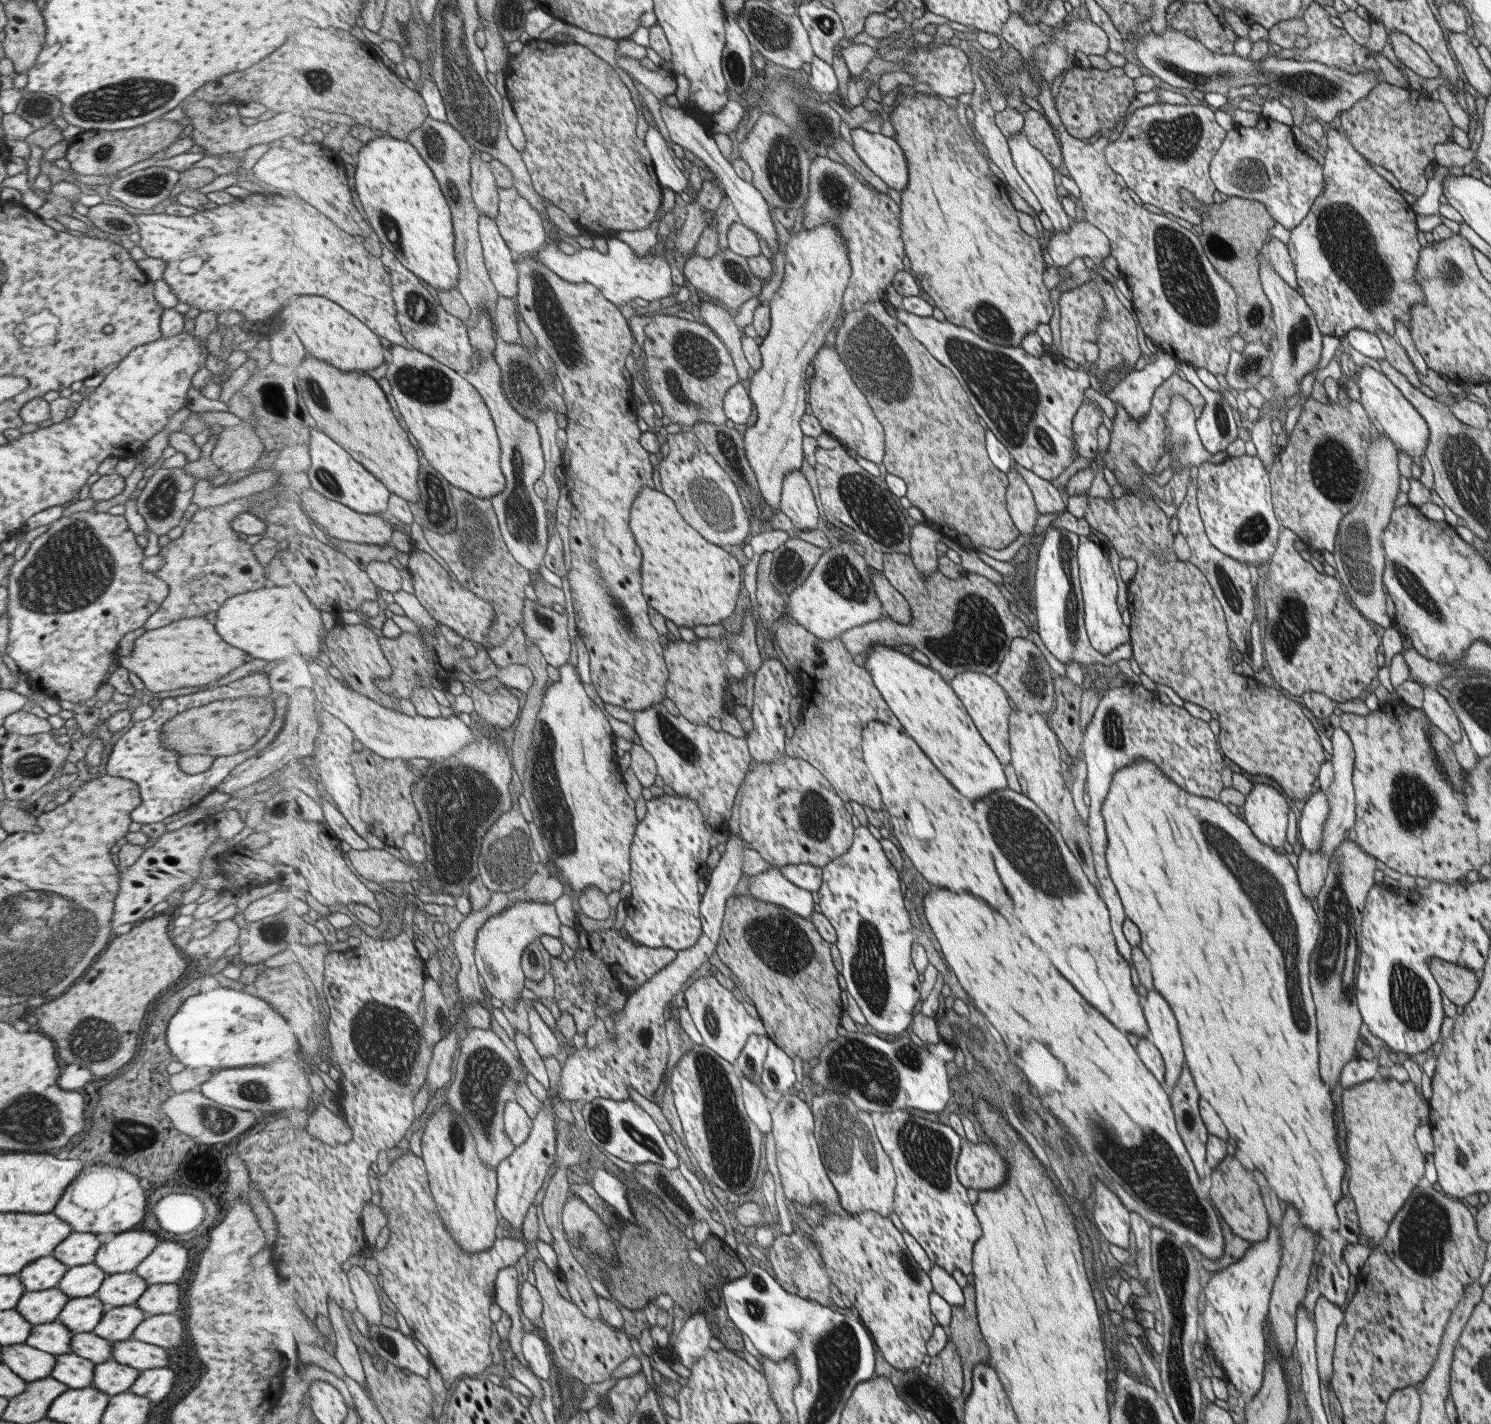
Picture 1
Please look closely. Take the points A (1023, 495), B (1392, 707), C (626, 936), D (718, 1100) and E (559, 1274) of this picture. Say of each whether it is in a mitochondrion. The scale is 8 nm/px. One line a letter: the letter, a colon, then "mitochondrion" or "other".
A: other
B: other
C: other
D: mitochondrion
E: other

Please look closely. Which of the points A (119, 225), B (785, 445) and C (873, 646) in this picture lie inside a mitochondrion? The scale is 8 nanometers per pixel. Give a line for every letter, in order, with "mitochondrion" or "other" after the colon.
A: other
B: other
C: other

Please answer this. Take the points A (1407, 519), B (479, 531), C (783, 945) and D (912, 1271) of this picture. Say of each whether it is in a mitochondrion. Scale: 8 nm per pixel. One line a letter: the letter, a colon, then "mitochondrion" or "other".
A: other
B: mitochondrion
C: mitochondrion
D: mitochondrion

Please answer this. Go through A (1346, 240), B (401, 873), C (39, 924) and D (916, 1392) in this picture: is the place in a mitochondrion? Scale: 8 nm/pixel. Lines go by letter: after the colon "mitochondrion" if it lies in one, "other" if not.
A: mitochondrion
B: other
C: mitochondrion
D: mitochondrion

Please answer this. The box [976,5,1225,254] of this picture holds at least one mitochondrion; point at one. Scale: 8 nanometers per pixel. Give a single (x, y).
(1174, 139)

